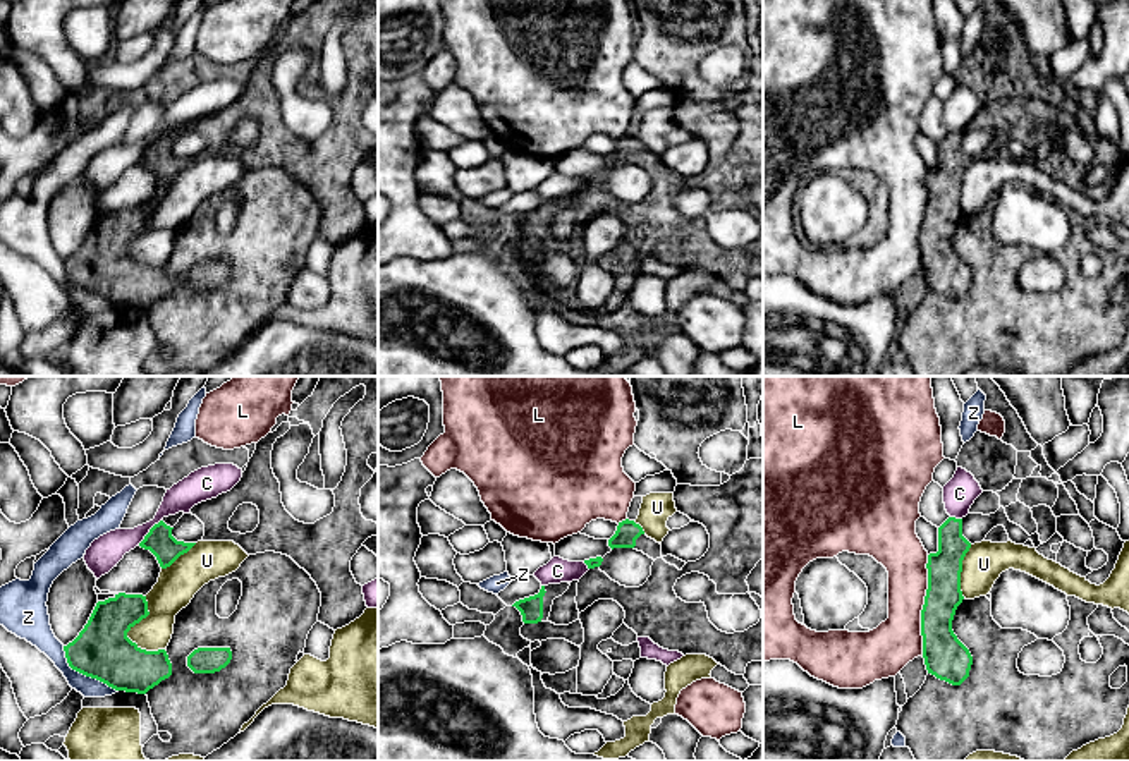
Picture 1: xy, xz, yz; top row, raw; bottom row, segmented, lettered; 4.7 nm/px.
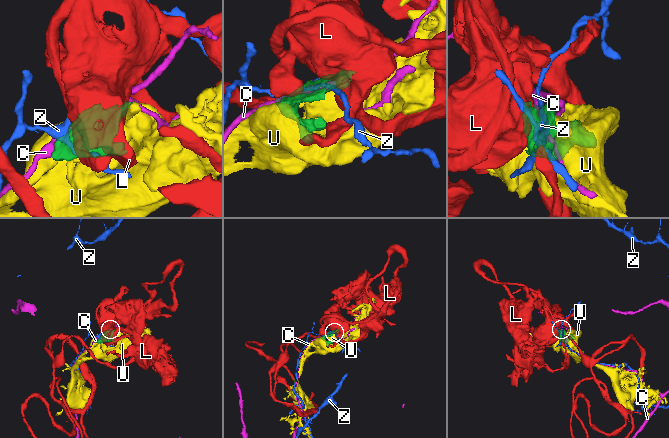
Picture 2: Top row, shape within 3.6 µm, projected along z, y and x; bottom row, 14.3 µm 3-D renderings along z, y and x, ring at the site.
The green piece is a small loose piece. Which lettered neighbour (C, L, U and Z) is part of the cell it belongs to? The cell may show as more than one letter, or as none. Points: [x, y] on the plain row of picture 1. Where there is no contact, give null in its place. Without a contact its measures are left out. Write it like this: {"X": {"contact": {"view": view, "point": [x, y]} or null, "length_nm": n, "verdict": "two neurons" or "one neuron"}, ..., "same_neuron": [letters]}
{"C": {"contact": {"view": "xy", "point": [148, 148]}, "length_nm": 170, "verdict": "two neurons"}, "L": {"contact": {"view": "yz", "point": [923, 220]}, "length_nm": 480, "verdict": "two neurons"}, "U": {"contact": {"view": "xy", "point": [126, 249]}, "length_nm": 280, "verdict": "two neurons"}, "Z": {"contact": {"view": "xy", "point": [85, 289]}, "length_nm": 340, "verdict": "two neurons"}, "same_neuron": []}

